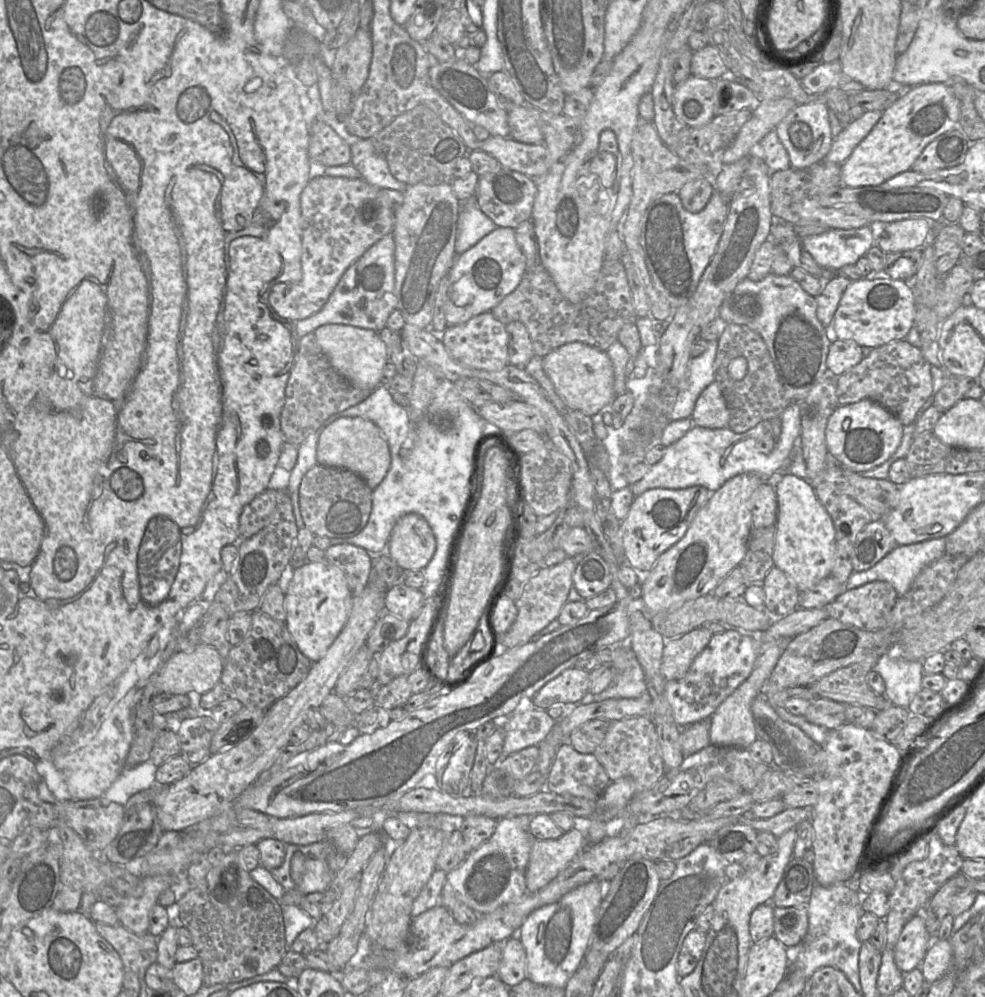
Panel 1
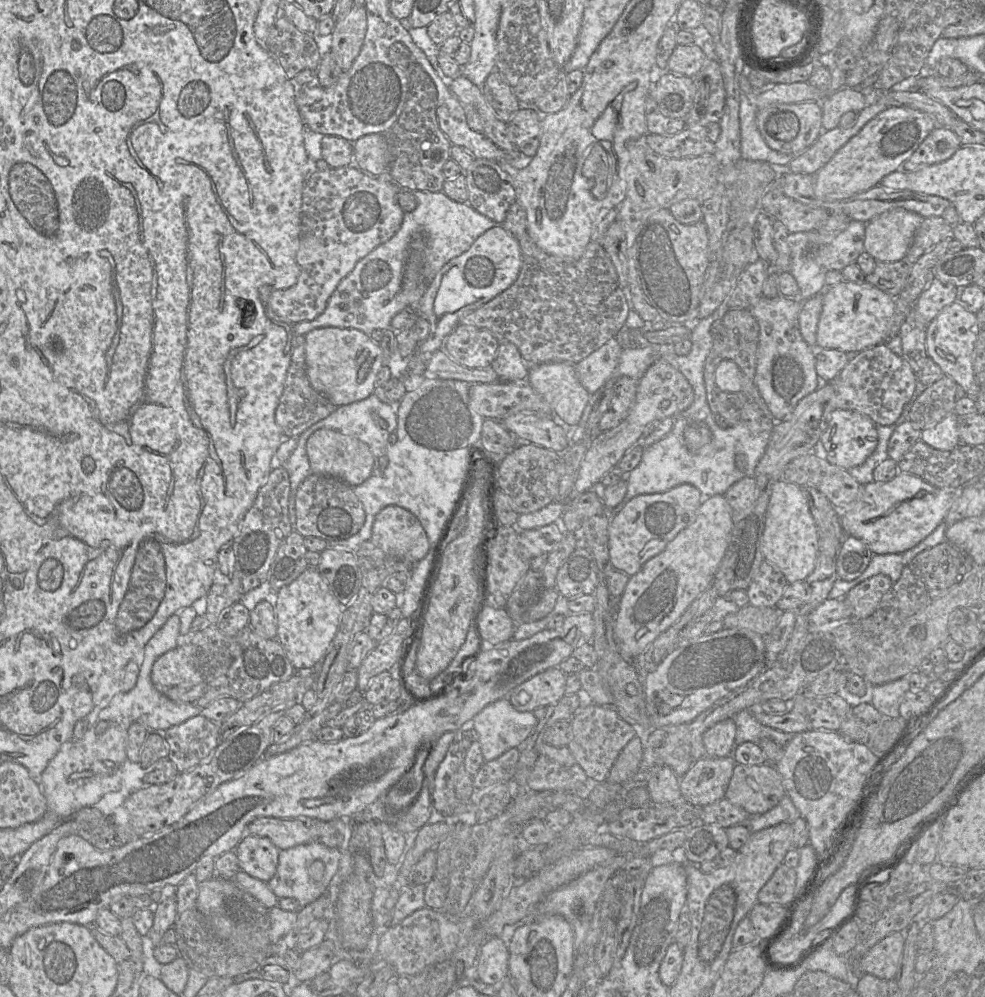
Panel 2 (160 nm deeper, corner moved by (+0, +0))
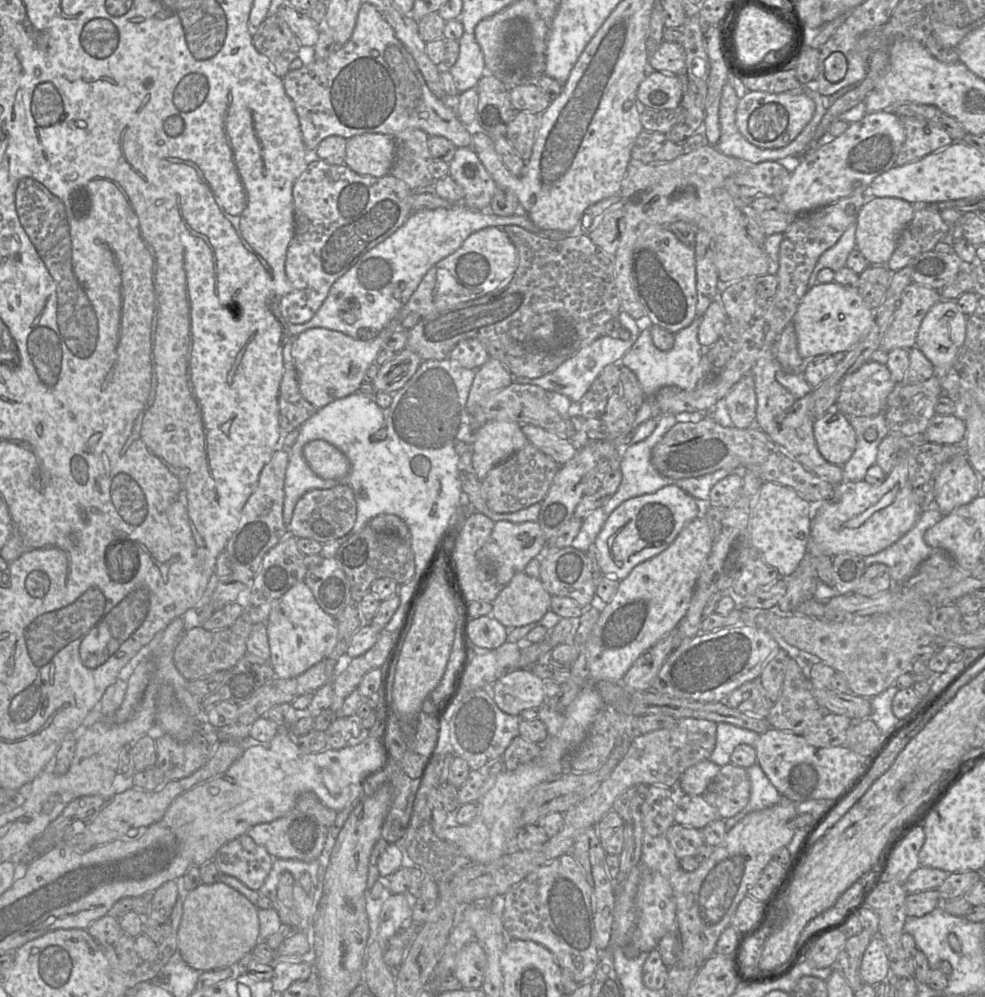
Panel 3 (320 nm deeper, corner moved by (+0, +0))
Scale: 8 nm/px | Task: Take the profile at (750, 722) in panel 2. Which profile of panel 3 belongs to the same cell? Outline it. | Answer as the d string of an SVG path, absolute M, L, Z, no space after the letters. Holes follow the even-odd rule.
M717 723L716 743L709 759L720 767L731 763L730 757L736 746L748 744L754 746L760 734L729 723Z

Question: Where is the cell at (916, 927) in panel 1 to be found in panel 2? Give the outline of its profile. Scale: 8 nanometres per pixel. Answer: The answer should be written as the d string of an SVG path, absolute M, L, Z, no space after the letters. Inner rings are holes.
M902 931L885 936L858 961L859 973L872 974L886 981L893 979L899 969L904 943Z

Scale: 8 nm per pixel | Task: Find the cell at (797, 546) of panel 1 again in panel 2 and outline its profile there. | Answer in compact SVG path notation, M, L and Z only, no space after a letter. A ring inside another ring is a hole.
M784 480L772 485L761 541L765 561L779 569L788 584L804 581L813 571L818 555L818 533L803 488Z

